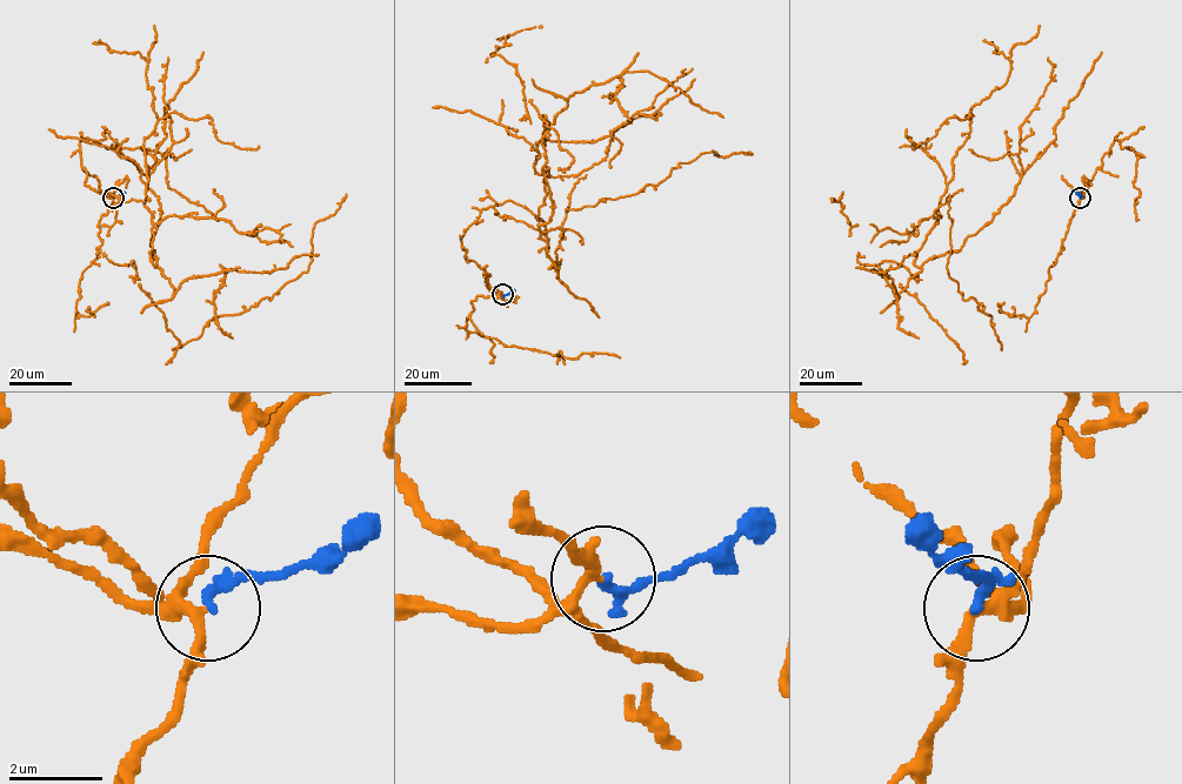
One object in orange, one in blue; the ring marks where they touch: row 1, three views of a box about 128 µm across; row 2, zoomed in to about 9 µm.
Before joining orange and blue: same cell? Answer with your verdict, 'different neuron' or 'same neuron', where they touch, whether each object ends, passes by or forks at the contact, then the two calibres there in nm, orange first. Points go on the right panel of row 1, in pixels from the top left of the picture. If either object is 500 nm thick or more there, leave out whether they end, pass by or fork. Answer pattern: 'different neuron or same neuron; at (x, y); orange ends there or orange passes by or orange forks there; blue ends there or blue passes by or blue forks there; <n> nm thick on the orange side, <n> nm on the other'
different neuron; at (1080, 198); orange forks there; blue ends there; 170 nm thick on the orange side, 220 nm on the other

